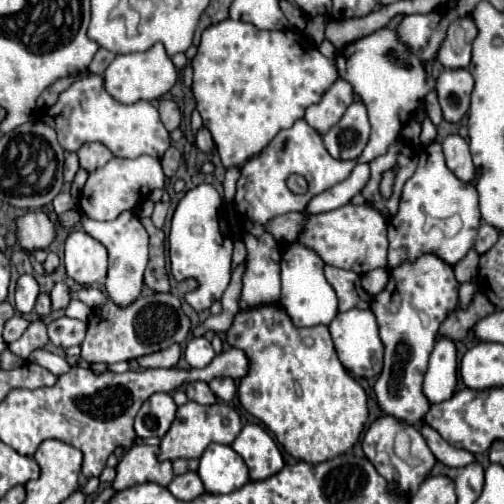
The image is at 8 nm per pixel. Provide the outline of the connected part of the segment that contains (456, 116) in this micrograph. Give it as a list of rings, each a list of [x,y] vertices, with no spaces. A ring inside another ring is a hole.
[[[446,69],[436,79],[438,101],[444,113],[444,119],[450,123],[458,123],[468,107],[470,93],[474,89],[474,77],[466,69]]]

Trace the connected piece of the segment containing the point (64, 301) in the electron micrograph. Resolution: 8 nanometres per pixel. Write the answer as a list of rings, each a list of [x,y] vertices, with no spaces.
[[[56,283],[54,289],[52,289],[52,293],[50,293],[50,297],[52,297],[52,309],[54,311],[66,309],[68,303],[70,303],[70,299],[72,299],[70,297],[70,289],[68,289],[66,283]]]

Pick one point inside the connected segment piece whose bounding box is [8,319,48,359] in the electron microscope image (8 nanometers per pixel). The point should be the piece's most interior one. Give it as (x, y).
(34, 337)

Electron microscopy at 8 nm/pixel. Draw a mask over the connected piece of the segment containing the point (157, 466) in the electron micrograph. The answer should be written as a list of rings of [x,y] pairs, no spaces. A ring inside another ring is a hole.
[[[132,445],[116,471],[118,475],[112,483],[116,491],[124,491],[140,483],[158,483],[166,487],[174,479],[172,461],[158,461],[158,447],[152,445]]]

